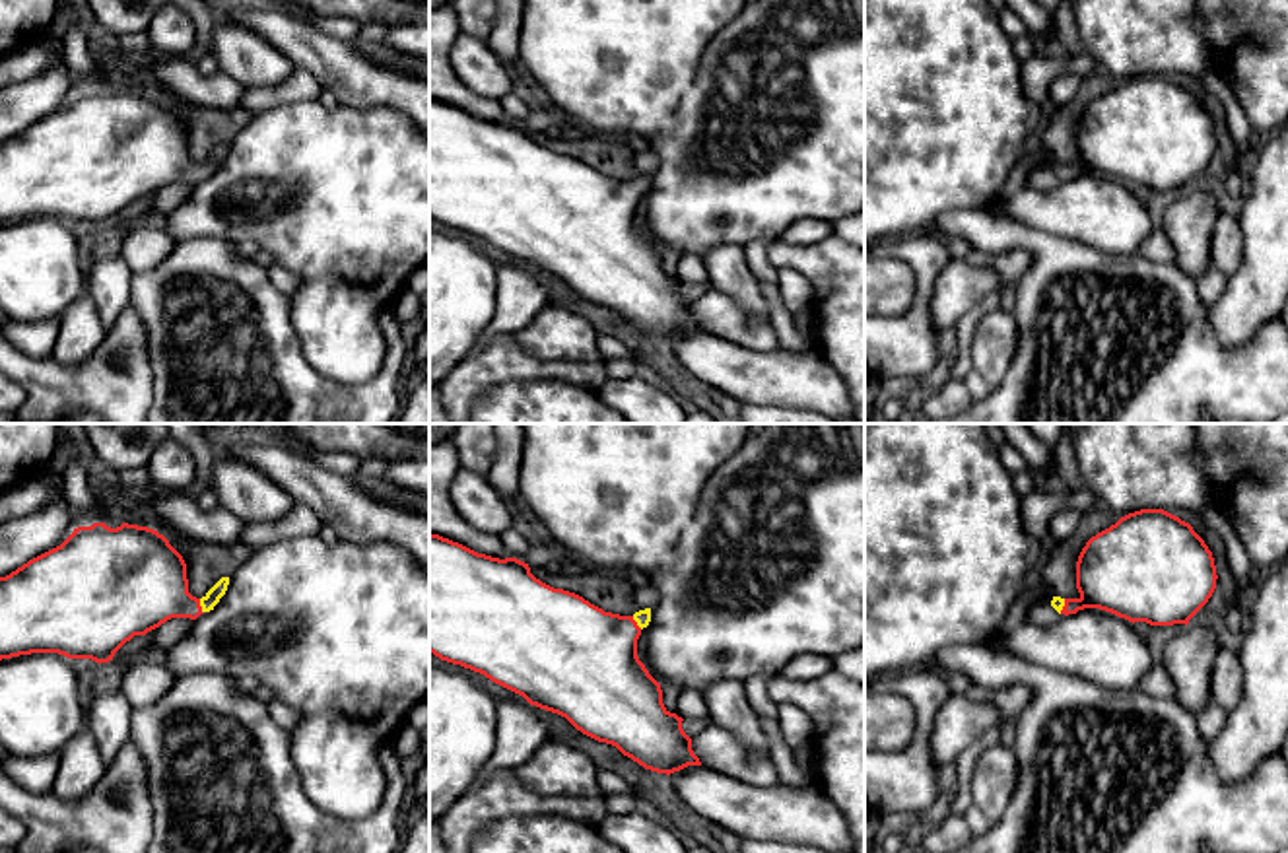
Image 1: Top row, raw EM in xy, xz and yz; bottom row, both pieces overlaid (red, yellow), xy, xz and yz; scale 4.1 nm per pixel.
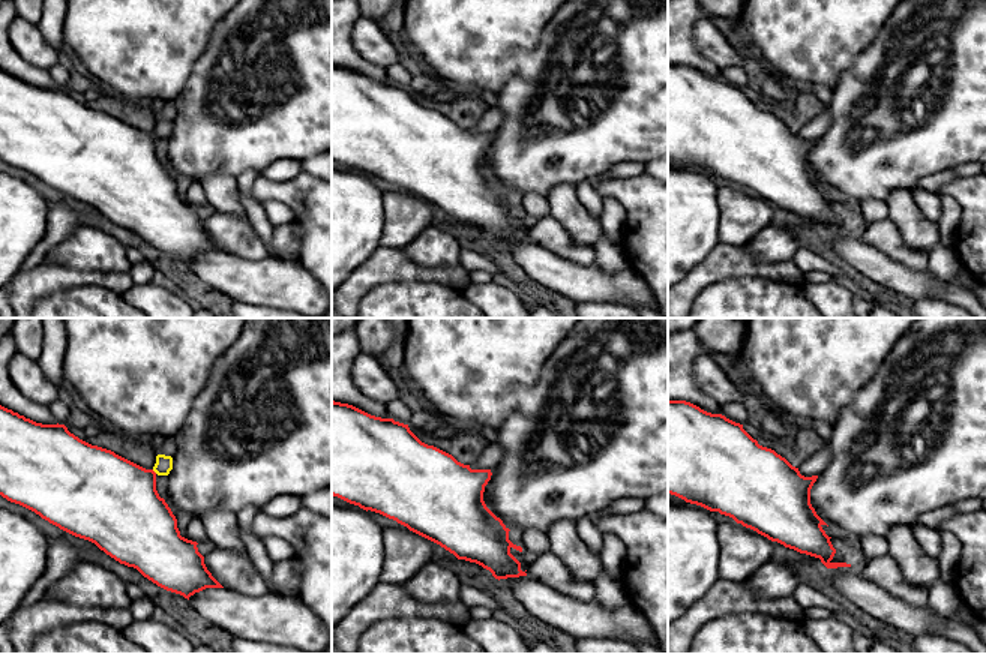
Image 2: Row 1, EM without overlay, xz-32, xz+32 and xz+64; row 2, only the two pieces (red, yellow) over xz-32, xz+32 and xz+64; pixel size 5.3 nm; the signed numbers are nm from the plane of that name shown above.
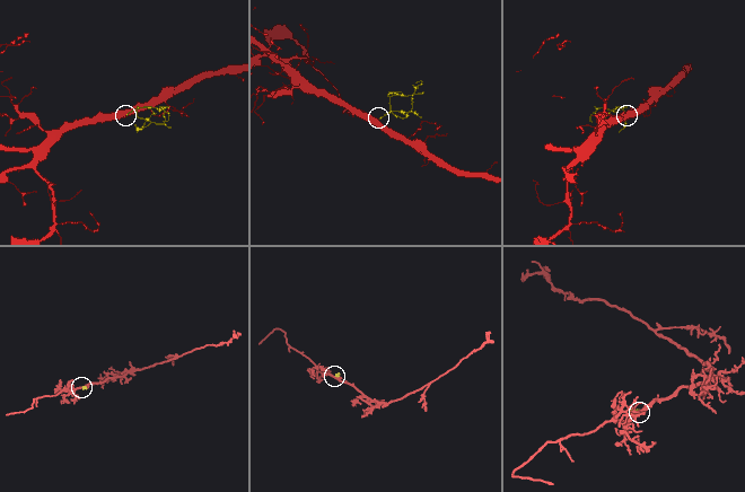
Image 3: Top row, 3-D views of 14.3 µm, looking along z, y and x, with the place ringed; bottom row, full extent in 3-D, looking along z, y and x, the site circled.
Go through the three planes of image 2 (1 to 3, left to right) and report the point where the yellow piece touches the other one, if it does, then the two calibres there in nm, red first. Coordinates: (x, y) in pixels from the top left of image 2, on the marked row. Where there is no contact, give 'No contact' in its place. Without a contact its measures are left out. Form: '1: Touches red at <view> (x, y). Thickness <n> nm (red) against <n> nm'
1: Touches red at xz-32 (153, 471). Thickness 440 nm (red) against 100 nm
2: No contact
3: No contact

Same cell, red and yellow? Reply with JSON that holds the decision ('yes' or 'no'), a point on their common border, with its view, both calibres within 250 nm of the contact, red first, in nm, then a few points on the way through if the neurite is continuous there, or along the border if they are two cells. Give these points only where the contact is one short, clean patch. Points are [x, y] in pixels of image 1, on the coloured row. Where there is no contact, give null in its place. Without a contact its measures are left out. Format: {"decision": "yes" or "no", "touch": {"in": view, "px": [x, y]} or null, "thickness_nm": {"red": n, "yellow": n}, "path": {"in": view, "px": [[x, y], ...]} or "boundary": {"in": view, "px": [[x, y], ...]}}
{"decision": "yes", "touch": {"in": "xy", "px": [201, 607]}, "thickness_nm": {"red": 340, "yellow": 70}, "path": {"in": "xy", "px": [[144, 585], [187, 607], [201, 607], [212, 597]]}}

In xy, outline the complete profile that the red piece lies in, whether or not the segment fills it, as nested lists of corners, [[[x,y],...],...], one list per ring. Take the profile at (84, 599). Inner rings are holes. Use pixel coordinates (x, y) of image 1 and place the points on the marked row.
[[[105,523],[78,527],[60,546],[0,577],[0,661],[31,653],[58,653],[68,659],[109,663],[134,635],[146,635],[171,618],[196,620],[214,610],[227,585],[229,577],[221,577],[202,598],[192,597],[183,556],[153,529],[128,523],[117,529]]]

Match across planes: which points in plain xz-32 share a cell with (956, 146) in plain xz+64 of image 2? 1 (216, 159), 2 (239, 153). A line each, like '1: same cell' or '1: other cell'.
1: same cell
2: same cell

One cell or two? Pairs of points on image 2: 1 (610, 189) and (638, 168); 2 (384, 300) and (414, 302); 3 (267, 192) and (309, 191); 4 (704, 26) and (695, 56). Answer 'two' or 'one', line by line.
1: two
2: one
3: one
4: two

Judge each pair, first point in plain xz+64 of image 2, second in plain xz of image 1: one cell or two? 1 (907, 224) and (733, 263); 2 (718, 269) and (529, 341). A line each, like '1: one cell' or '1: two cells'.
1: one cell
2: two cells

